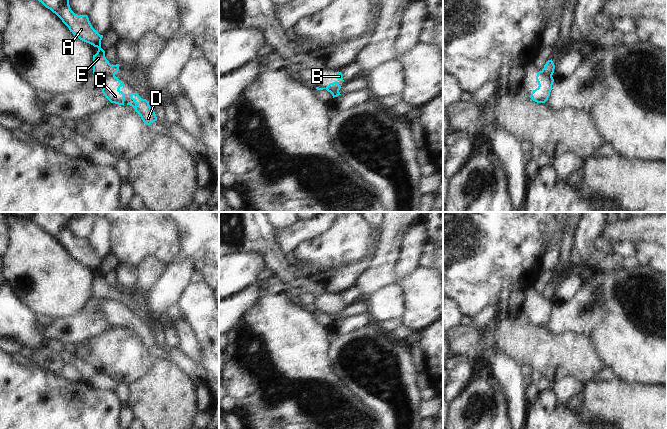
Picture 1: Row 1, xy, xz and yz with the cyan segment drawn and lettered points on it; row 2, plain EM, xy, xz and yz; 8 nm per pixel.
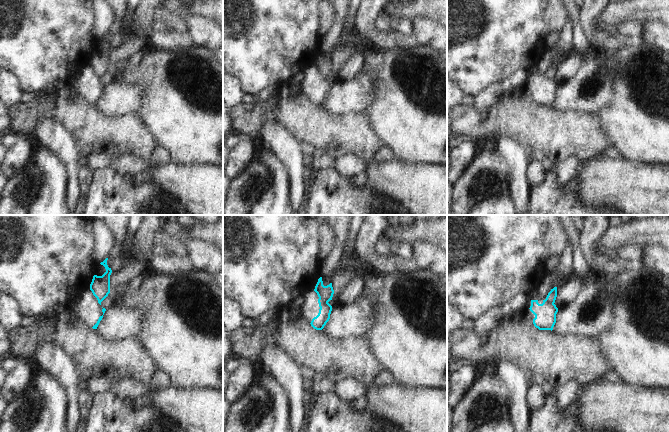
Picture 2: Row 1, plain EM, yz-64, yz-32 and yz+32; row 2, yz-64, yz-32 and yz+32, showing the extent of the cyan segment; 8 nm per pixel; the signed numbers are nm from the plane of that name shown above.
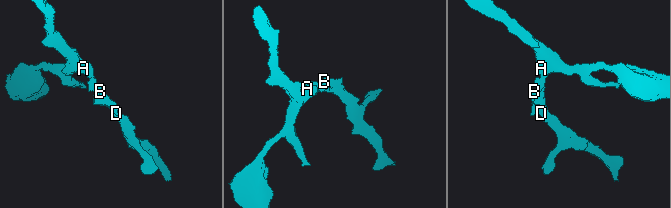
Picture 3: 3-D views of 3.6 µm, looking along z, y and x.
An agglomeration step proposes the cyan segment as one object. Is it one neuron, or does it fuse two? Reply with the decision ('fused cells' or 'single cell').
fused cells

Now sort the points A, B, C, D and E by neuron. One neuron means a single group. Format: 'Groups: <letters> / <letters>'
Groups: A E / B C D

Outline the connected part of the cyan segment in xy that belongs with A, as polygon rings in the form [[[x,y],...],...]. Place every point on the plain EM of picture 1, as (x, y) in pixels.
[[[30,212],[29,218],[55,237],[74,260],[98,272],[93,279],[94,299],[115,299],[119,295],[120,289],[111,289],[105,281],[101,272],[103,259],[92,251],[87,239],[77,239],[71,234],[67,219],[58,212]]]

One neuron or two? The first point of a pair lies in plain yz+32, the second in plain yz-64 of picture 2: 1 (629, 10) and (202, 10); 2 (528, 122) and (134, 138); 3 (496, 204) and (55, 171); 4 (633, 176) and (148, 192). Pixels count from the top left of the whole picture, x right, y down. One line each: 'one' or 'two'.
1: one
2: one
3: one
4: two

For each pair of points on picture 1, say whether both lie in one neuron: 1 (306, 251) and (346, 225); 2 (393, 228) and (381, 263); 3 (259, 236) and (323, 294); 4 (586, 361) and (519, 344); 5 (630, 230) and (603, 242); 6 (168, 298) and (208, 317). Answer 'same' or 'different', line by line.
1: same
2: same
3: same
4: same
5: same
6: different

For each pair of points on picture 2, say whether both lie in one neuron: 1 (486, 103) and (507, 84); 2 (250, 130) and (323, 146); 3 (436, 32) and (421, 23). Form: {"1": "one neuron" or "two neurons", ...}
{"1": "one neuron", "2": "one neuron", "3": "one neuron"}

